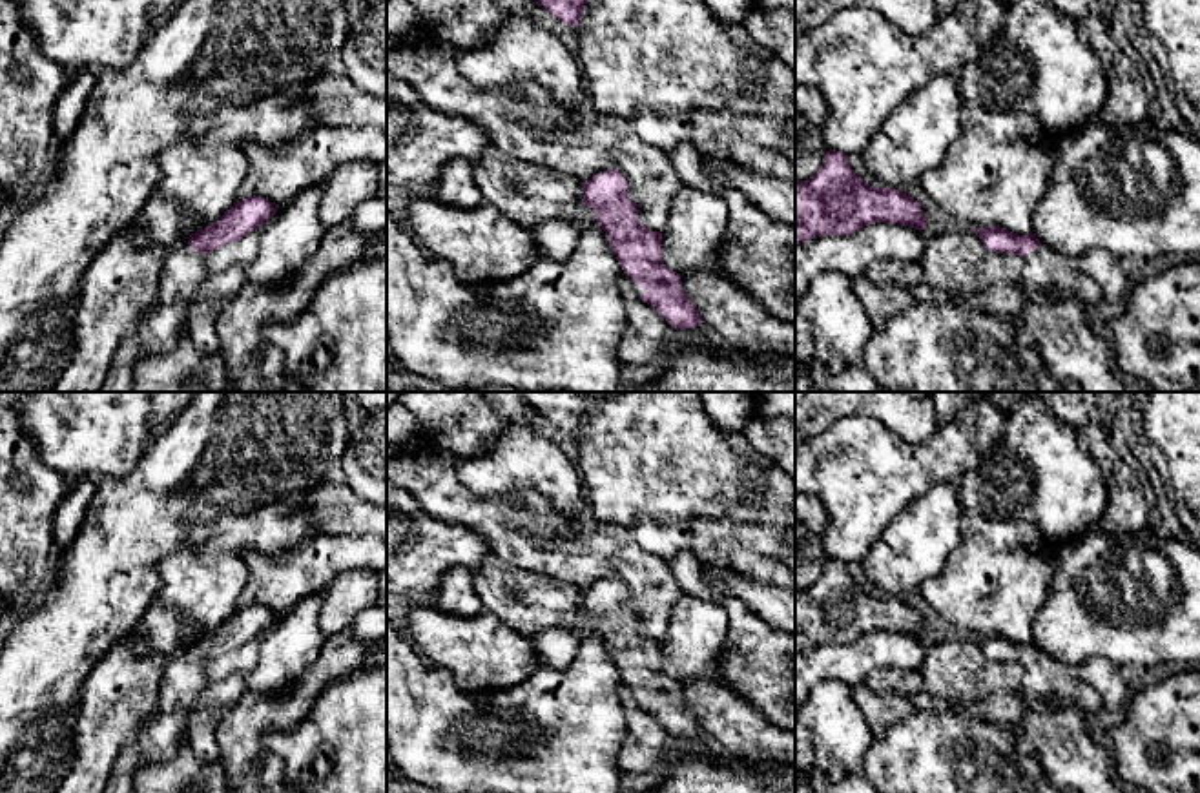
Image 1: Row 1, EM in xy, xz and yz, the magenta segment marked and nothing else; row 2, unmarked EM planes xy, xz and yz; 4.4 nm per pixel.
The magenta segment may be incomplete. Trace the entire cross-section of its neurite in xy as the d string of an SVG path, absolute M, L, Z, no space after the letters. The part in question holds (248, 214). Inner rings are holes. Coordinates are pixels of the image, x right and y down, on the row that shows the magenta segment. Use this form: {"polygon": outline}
{"polygon": "M264 197L235 201L217 222L166 248L157 303L139 328L119 345L97 392L131 392L135 365L146 355L166 354L177 346L191 299L208 277L206 255L261 228L275 210Z"}

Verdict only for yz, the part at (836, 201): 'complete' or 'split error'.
complete

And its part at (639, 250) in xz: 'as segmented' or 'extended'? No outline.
extended

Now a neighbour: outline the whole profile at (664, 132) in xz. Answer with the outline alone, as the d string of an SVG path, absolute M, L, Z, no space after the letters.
M636 109L629 124L636 135L664 153L673 149L678 142L691 142L689 118L664 115L653 109Z

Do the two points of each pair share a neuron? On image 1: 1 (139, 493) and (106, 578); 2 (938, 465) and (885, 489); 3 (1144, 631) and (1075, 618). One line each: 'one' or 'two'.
1: one
2: one
3: one

